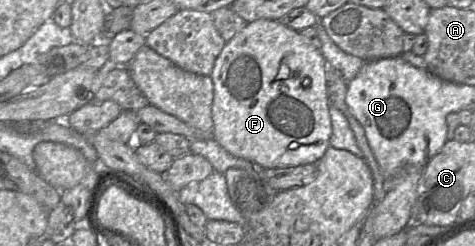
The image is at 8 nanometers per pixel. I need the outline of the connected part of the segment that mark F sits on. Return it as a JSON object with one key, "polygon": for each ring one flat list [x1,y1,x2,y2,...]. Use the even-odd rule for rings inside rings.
{"polygon":[[258,19,248,22,241,31,225,43,214,62,210,75,213,81,212,138,233,156,248,160,260,169,285,168,317,162,330,146,329,139,332,134,327,91,327,67,328,63,321,50,313,46,299,31,287,27,279,20]]}

